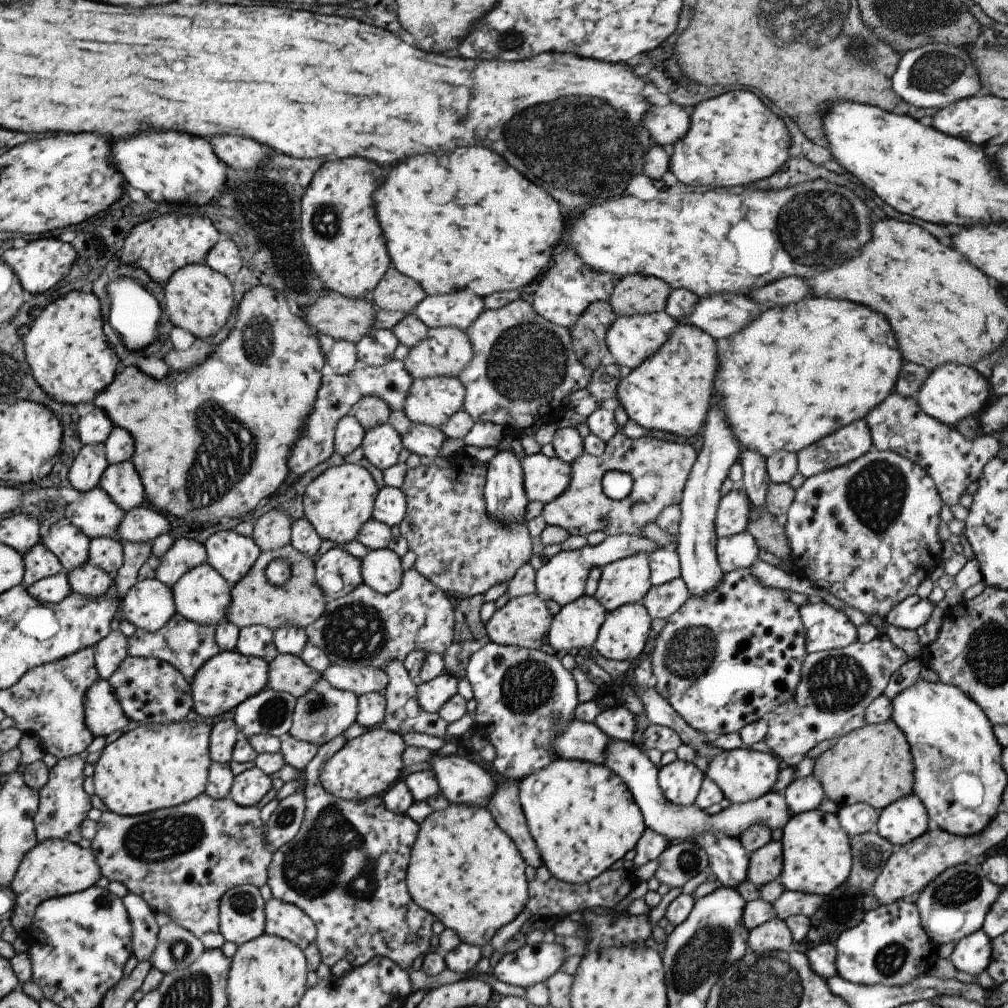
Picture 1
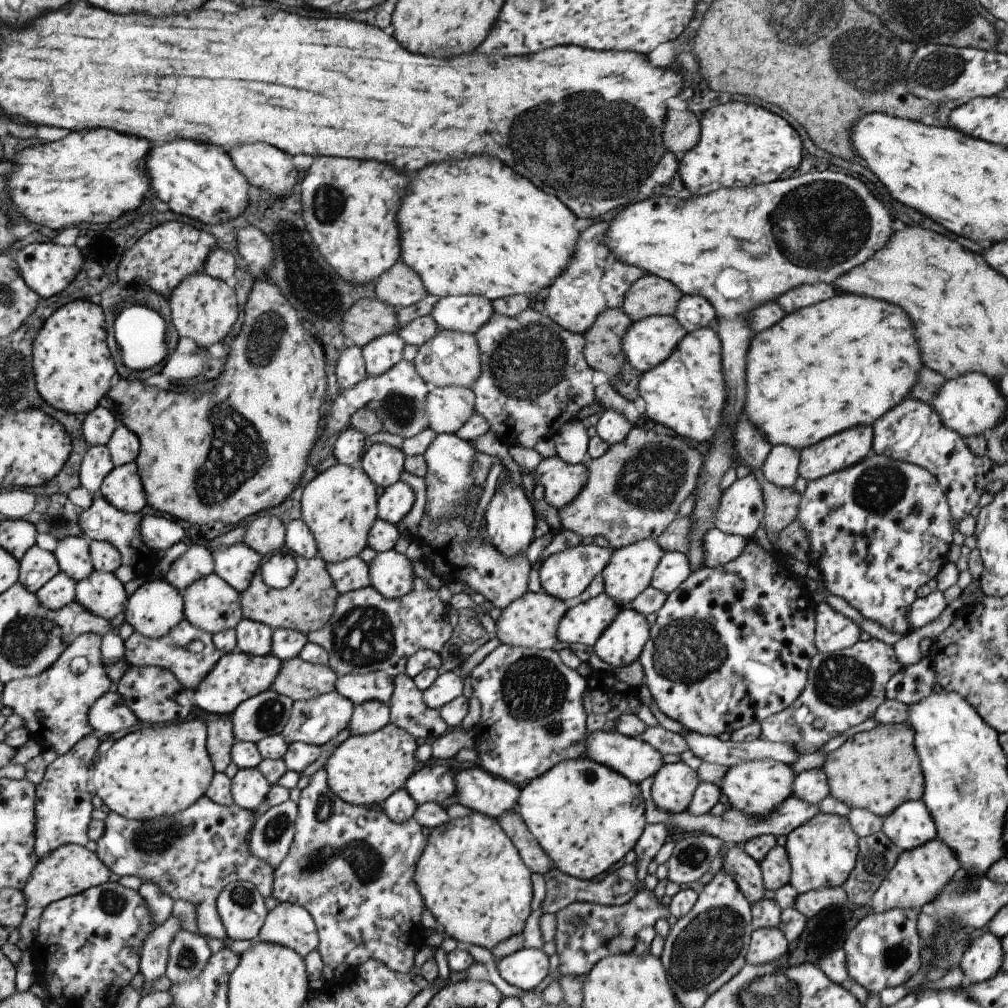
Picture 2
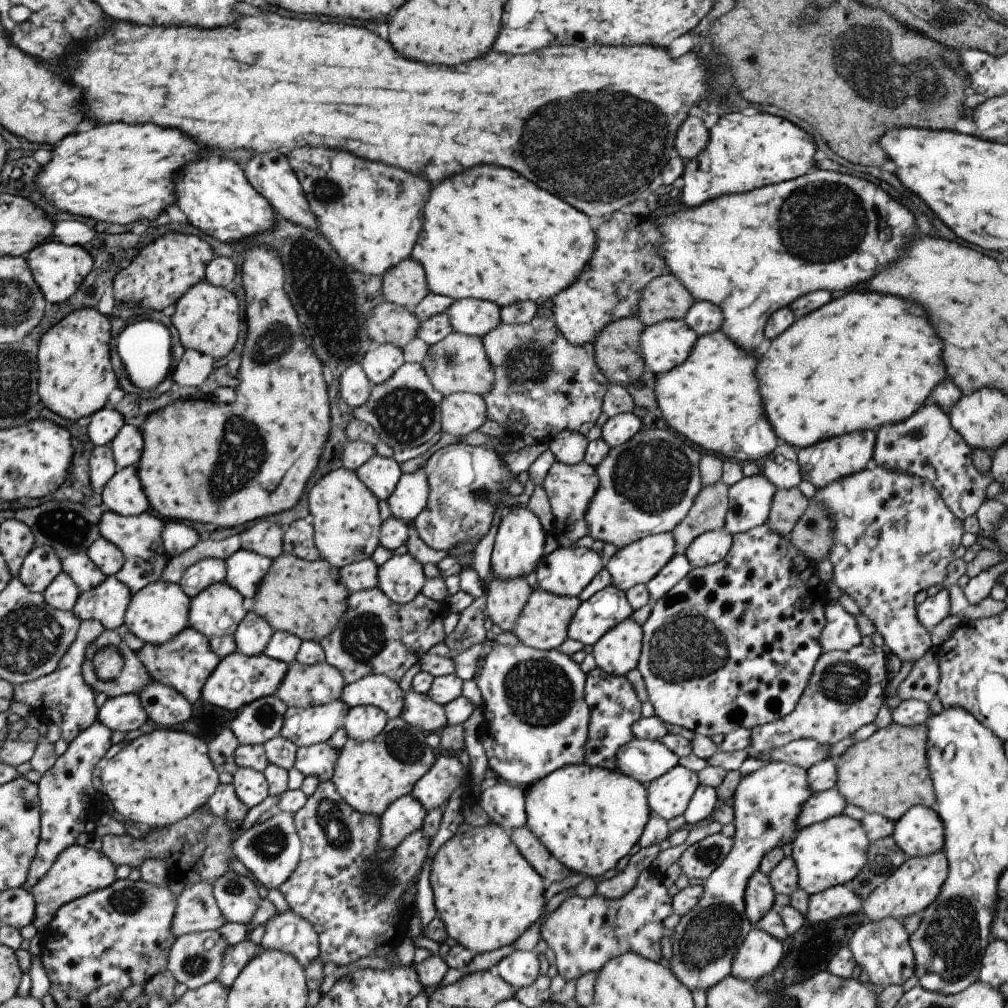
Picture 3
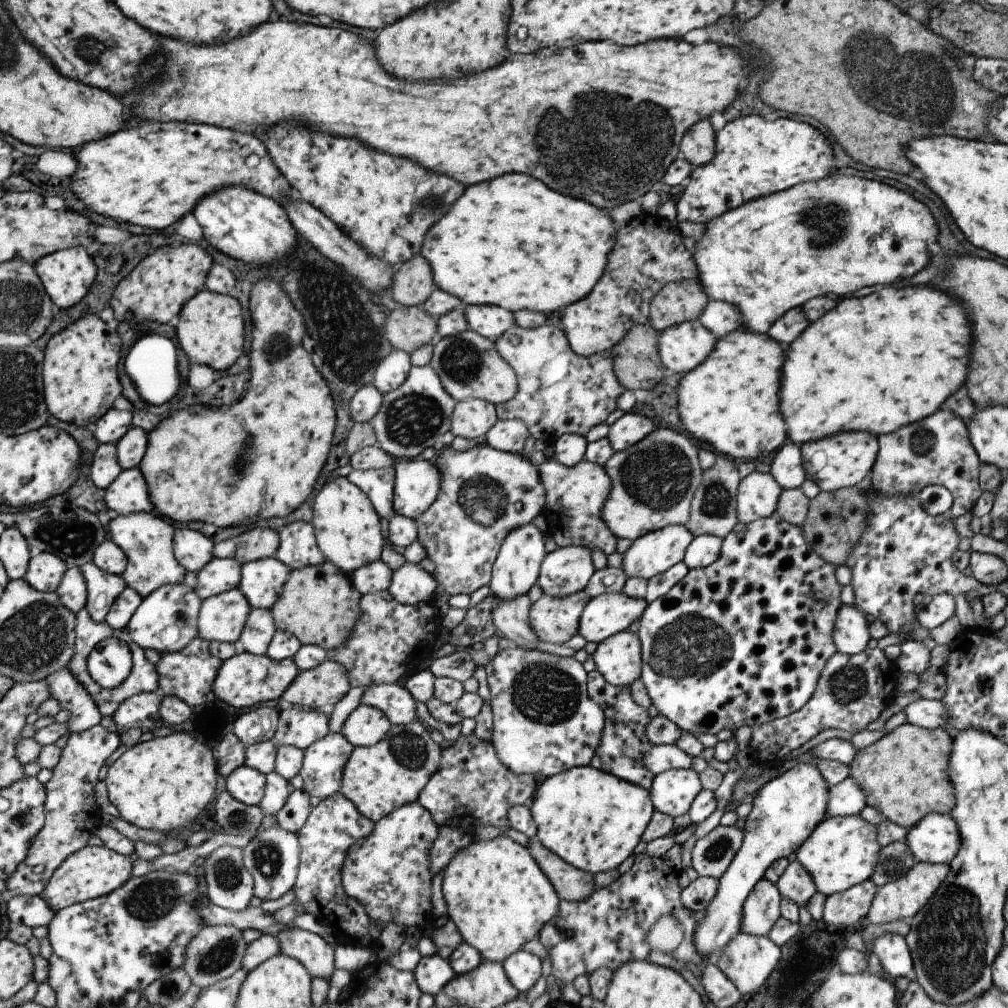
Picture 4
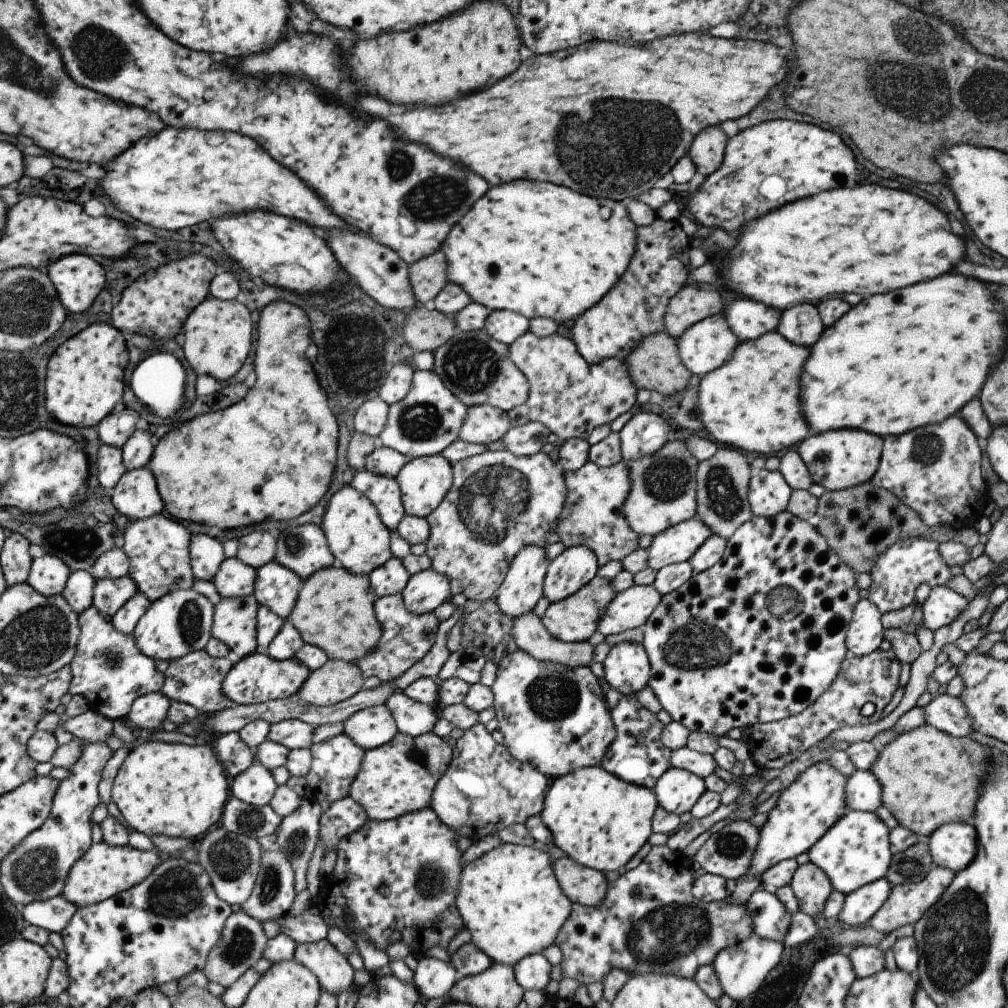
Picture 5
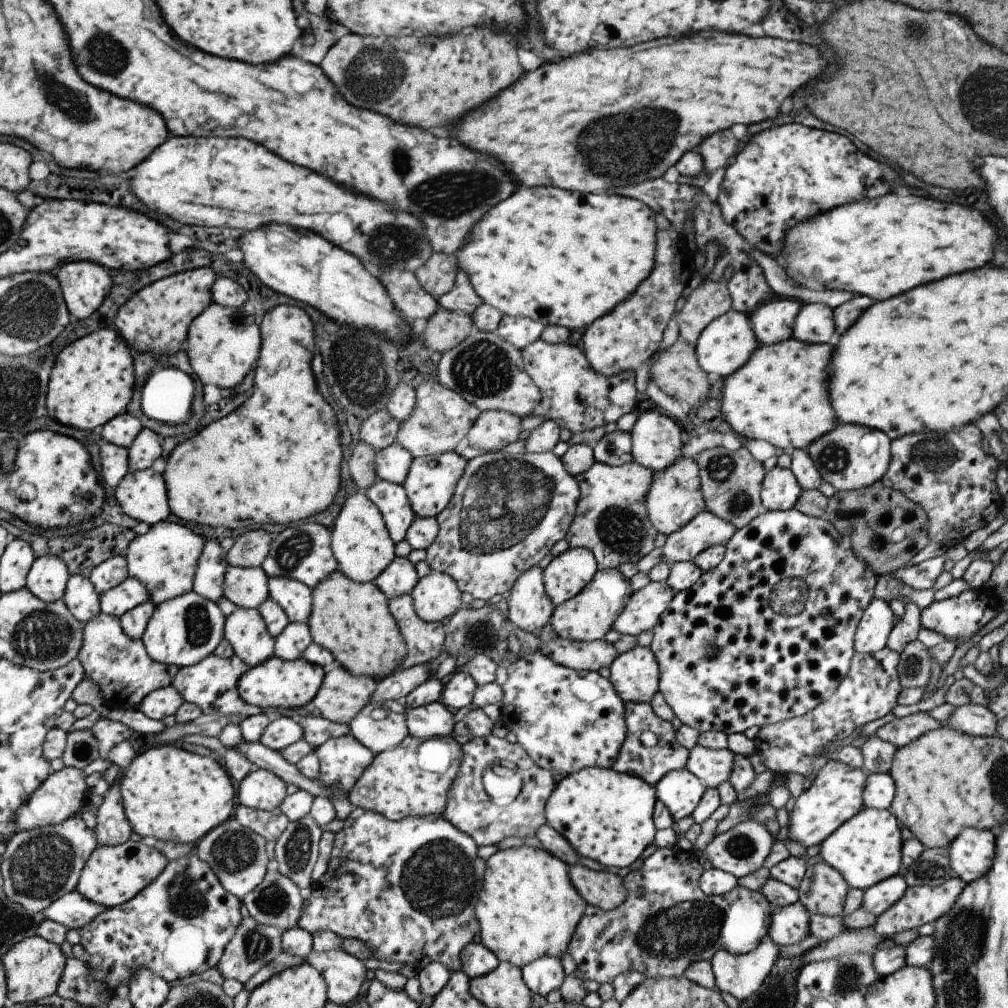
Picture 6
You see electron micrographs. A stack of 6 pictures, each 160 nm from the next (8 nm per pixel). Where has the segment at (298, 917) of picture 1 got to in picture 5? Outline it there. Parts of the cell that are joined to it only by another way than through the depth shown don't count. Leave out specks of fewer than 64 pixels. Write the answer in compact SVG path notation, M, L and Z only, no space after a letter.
M326 940L295 944L293 960L315 976L320 989L337 995L352 984L353 969L347 958Z

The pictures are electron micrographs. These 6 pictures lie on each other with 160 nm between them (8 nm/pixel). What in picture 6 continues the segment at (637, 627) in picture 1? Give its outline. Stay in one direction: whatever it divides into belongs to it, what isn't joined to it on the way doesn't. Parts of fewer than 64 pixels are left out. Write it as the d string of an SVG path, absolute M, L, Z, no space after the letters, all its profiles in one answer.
M635 646L609 664L609 683L622 702L649 703L658 692L659 670L651 650Z

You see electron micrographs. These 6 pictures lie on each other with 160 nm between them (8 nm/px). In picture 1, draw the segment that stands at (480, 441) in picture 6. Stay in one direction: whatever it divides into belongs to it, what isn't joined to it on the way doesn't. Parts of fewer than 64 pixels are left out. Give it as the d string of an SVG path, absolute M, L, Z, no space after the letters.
M455 377L415 379L412 382L410 393L405 399L402 412L415 425L439 428L454 412L462 408L465 391L464 384Z

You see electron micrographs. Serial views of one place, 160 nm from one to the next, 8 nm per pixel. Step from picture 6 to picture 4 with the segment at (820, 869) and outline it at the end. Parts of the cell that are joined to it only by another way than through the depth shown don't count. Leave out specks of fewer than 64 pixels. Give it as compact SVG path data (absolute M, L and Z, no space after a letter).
M798 861L785 866L785 870L775 880L774 886L780 897L791 900L797 907L805 907L805 902L816 894L811 876L805 872L805 868Z

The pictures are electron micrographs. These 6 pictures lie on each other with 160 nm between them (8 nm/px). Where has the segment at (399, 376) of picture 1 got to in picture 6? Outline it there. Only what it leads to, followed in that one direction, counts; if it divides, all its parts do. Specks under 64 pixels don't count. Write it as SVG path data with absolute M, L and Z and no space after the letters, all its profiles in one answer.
M435 379L422 380L414 390L415 406L403 422L397 424L394 443L405 448L412 457L438 455L453 451L460 440L464 440L473 420L479 416L479 410L471 406L453 390L439 385Z

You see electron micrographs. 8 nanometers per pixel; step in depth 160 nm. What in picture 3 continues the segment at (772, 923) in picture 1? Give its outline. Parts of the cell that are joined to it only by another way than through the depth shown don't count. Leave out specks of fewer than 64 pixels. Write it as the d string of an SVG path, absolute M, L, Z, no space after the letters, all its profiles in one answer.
M752 928L731 960L731 977L757 983L779 966L783 943L767 932Z

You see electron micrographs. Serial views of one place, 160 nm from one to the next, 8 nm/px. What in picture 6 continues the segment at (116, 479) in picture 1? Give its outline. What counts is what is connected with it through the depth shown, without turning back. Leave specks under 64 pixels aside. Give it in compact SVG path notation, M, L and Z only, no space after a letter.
M151 468L127 472L114 489L114 498L126 516L147 525L170 514L163 478Z

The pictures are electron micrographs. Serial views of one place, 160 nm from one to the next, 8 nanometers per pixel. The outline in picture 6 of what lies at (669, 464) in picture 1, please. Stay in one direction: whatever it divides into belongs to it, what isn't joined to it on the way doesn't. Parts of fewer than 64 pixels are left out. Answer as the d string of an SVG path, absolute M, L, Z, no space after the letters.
M680 457L661 472L653 471L651 486L645 494L645 514L657 533L667 536L704 511L697 464L693 459Z

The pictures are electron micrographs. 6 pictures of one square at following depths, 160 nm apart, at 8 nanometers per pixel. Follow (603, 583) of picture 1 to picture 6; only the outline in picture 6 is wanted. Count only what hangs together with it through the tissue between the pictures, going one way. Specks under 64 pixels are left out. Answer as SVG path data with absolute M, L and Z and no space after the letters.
M707 511L699 512L687 524L667 535L661 546L661 560L675 563L693 561L705 548L727 544L735 528Z

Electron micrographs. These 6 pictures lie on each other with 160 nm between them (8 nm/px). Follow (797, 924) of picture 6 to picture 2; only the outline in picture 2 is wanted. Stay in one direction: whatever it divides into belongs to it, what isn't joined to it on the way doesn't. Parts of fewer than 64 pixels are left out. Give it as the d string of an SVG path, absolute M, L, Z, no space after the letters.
M737 845L729 847L720 870L734 876L738 889L750 906L763 899L763 891L766 888L762 883L758 863L745 854L741 847Z

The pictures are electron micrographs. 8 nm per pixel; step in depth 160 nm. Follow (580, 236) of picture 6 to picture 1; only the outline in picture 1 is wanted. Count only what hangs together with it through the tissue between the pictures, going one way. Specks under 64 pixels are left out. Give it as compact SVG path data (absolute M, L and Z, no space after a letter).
M455 148L441 156L425 154L425 156L413 156L409 160L403 160L401 164L391 168L383 186L374 190L372 199L376 217L385 239L390 264L401 274L417 281L426 295L444 295L467 289L475 296L484 299L493 293L507 292L513 289L520 290L525 284L537 280L549 268L554 256L553 250L563 232L563 216L559 211L559 204L541 188L527 182L517 170L509 168L509 164L505 164L505 160L501 160L501 156L497 156L495 152L491 152L487 148Z

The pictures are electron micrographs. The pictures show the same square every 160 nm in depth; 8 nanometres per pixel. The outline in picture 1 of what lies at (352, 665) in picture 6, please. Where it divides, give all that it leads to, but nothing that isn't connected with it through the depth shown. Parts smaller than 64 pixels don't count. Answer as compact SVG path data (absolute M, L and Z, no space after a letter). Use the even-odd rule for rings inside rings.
M290 544L260 552L247 574L230 587L230 605L225 620L238 629L249 625L263 625L274 631L276 628L289 625L304 629L323 614L326 599L314 577L314 562L297 552ZM274 558L285 559L290 564L290 577L283 586L273 586L264 575L265 567Z

